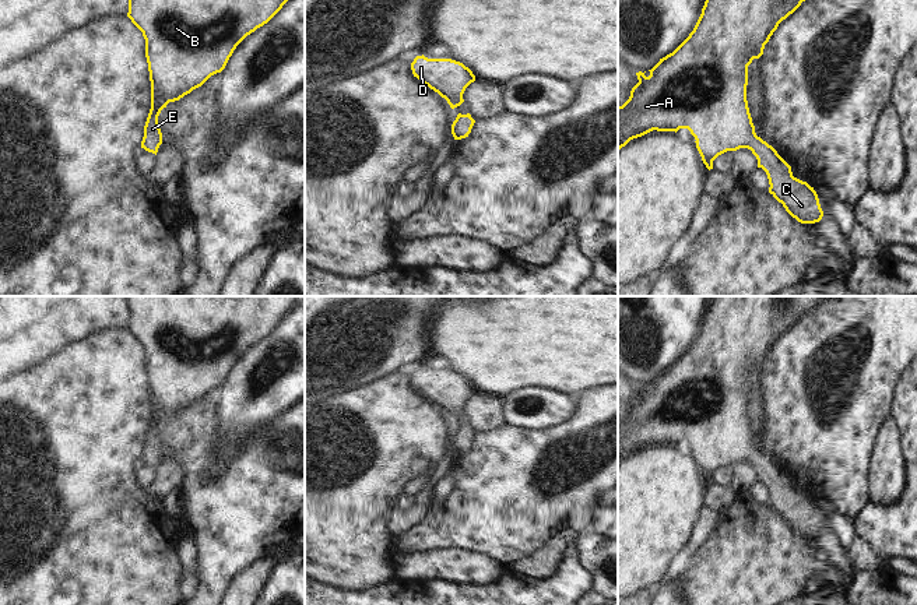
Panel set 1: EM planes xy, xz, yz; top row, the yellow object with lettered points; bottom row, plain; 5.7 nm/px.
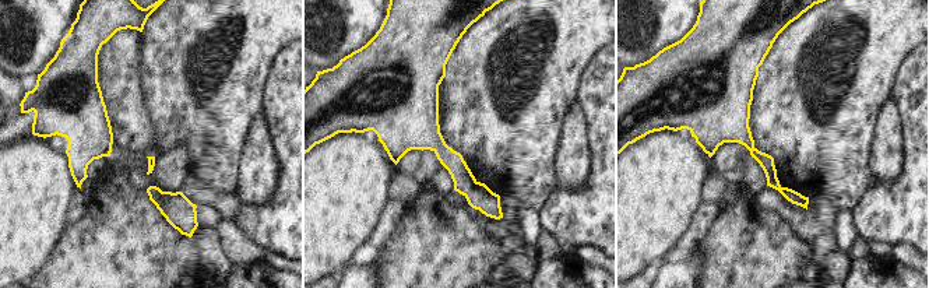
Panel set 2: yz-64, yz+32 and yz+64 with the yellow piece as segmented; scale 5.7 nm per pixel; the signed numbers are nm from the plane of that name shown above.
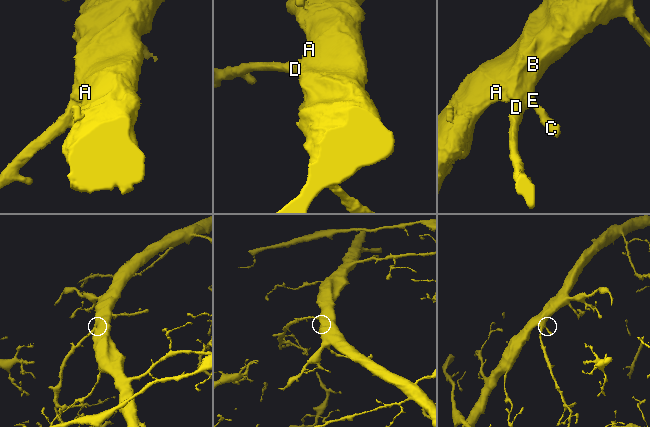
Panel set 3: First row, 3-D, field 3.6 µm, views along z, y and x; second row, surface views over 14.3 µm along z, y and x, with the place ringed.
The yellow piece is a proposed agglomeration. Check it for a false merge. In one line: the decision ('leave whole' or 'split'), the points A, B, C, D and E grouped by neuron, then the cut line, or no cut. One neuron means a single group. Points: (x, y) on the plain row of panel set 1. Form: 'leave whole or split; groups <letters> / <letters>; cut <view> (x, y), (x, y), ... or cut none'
leave whole; groups A B C D E; cut none

